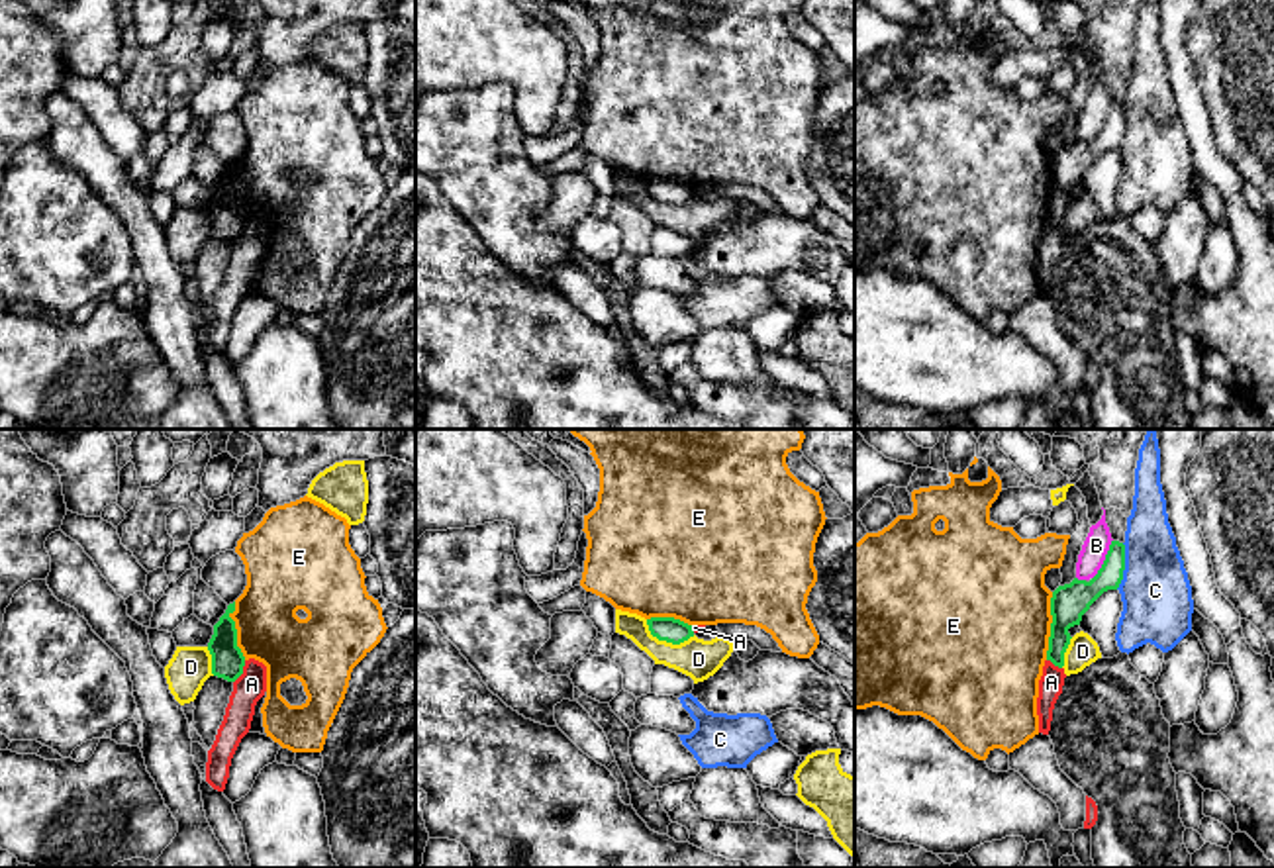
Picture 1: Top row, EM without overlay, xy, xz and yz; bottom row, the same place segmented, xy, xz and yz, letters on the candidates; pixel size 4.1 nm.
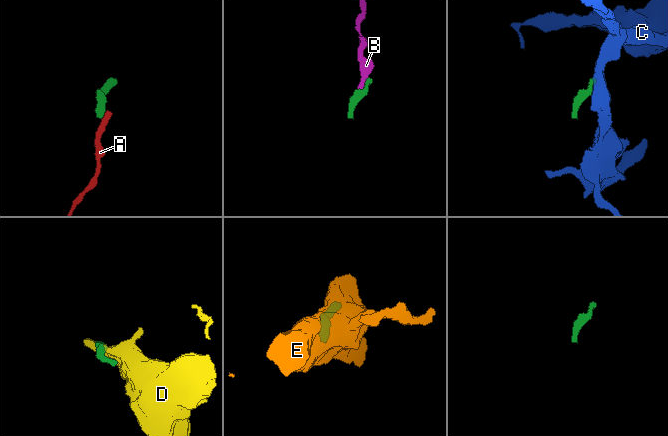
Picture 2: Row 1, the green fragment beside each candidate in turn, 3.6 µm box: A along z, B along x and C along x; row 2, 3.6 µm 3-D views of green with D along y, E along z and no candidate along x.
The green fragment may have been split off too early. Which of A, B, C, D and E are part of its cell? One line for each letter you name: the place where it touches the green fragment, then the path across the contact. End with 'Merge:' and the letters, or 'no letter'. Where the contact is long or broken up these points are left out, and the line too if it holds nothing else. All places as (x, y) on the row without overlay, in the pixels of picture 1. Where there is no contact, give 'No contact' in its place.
Merge: no letter

